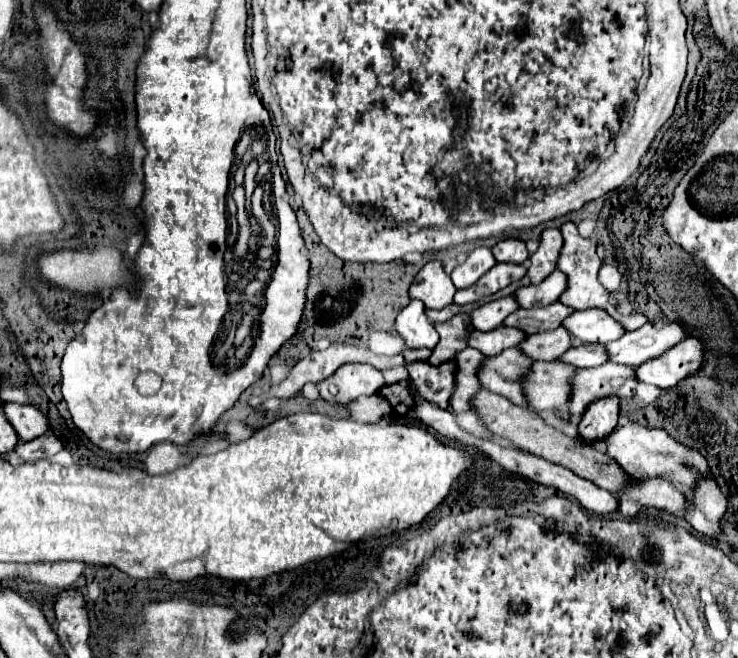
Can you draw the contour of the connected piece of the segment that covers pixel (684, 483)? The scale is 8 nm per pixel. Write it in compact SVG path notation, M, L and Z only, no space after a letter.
M624 422L616 430L612 430L608 438L604 438L602 442L606 444L606 454L632 478L658 476L670 480L682 490L692 490L698 474L710 474L708 462L700 452L682 446L680 442L676 442L664 430L658 428L646 428L636 422Z

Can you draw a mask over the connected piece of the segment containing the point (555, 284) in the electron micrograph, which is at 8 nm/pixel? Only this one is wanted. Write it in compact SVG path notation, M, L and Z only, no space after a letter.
M554 270L548 276L548 280L536 284L536 286L518 288L512 296L520 308L534 308L534 306L554 304L558 300L560 292L564 292L564 290L566 290L566 278L560 270Z

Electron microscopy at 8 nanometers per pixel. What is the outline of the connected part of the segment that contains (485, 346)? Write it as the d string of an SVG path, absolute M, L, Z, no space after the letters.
M494 328L490 332L472 330L468 336L468 346L476 348L478 352L484 352L484 356L494 356L502 352L504 348L518 346L520 340L524 340L524 332L520 328Z

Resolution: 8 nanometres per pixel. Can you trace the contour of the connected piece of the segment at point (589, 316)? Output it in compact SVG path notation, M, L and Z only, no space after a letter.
M600 308L572 312L572 316L568 316L562 326L568 328L568 334L578 342L592 344L608 344L624 334L624 328Z

